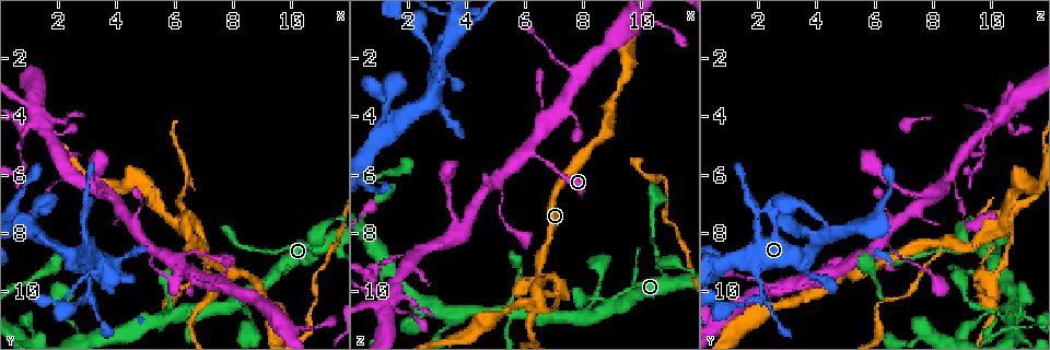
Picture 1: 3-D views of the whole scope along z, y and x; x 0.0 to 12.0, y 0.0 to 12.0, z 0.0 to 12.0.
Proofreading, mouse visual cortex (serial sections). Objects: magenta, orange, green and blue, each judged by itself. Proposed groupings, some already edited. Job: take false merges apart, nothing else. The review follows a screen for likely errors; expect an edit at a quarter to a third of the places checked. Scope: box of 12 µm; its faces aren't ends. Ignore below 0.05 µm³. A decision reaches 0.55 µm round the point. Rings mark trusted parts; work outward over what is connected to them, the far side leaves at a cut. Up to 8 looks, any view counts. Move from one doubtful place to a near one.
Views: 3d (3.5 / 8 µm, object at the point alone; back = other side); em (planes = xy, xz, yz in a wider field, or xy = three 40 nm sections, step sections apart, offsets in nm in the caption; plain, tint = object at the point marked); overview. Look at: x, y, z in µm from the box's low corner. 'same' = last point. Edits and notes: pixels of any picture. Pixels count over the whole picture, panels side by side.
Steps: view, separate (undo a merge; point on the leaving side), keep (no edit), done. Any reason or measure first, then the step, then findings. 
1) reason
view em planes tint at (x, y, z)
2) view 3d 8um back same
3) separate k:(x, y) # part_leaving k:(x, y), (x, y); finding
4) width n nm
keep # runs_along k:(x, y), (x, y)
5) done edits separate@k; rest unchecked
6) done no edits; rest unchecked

two arms in line, one across
view 3d 3.5um at (5.0, 8.3, 6.3)

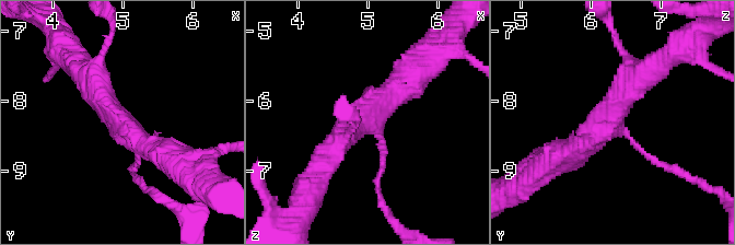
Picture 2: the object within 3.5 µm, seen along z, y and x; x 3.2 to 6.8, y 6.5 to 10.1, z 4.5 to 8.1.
arms 3; arm_widths 100, 400, 400 nm
view em planes tint at (5.00, 8.30, 6.25)

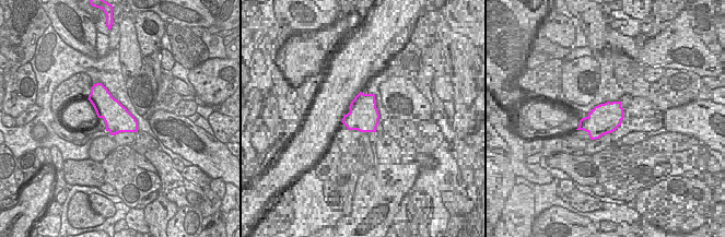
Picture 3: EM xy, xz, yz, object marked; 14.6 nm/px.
keep # runs_along 2:(419, 71), (341, 136), (331, 153); one cell here

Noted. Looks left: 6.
four-way junction
view 3d 3.5um at (5.4, 10.9, 10.7)

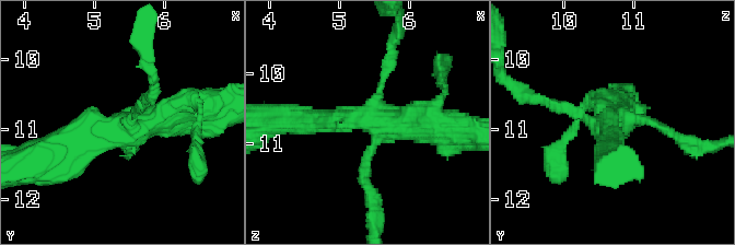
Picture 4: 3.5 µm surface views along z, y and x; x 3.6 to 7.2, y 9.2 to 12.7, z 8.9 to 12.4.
arms 4; arm_widths 150, 150, 300, 450 nm
view em xy step 5 tint at (5.45, 10.90, 10.65)

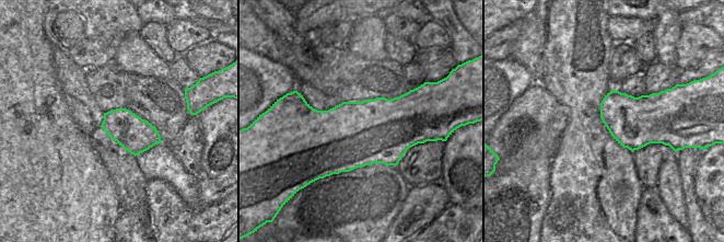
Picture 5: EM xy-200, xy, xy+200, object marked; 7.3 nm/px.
view em planes tint same

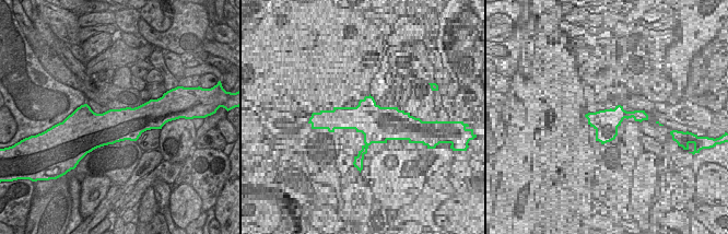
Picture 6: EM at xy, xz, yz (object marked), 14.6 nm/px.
keep # runs_along 4:(199, 109), (79, 133), (58, 147); one cell here

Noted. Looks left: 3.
abrupt turn
view 3d 3.5um at (2.7, 11.4, 10.6)

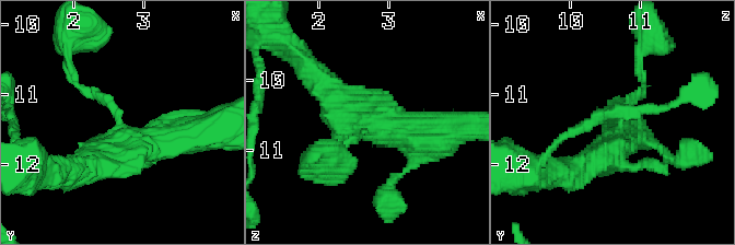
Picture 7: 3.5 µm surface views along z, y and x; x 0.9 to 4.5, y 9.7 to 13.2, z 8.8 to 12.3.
need the tissue
view em xy step 5 tint at (2.65, 11.35, 10.65)

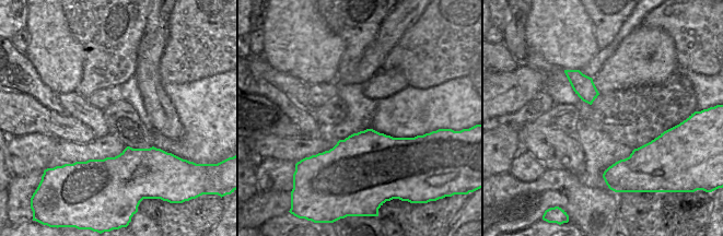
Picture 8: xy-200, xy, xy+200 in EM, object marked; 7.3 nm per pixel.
width 340 nm
keep # runs_along 7:(173, 139), (126, 146), (116, 108), (72, 74); all the same cell

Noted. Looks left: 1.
done no edits; rest unchecked

